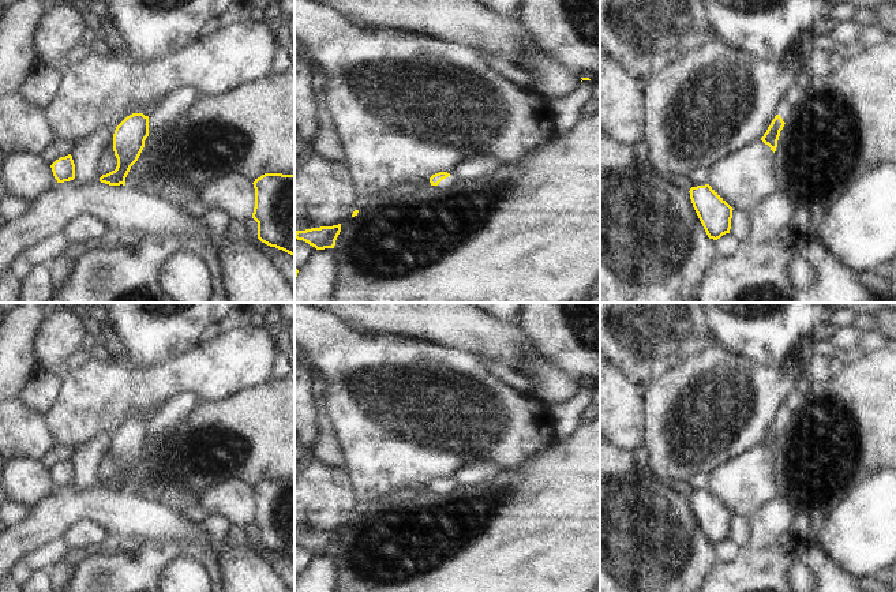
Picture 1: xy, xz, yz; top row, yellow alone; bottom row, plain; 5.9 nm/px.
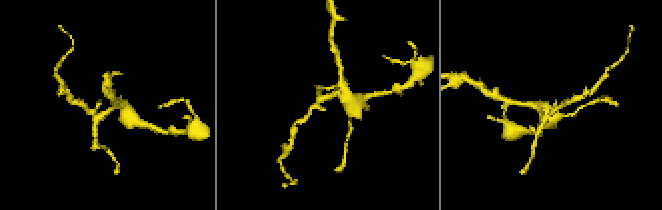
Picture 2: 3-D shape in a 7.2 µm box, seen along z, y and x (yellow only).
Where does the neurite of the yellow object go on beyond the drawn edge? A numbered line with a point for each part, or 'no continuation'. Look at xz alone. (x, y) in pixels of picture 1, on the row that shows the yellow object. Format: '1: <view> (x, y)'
1: xz (452, 180)

